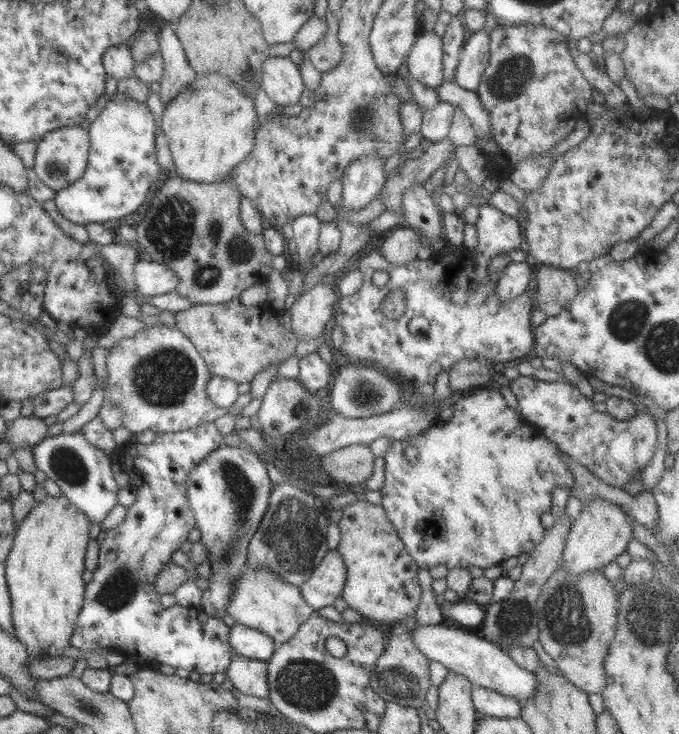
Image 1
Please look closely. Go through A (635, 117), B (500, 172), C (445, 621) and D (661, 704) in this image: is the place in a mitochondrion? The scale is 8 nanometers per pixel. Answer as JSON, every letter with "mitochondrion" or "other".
{"A":"other","B":"other","C":"other","D":"other"}

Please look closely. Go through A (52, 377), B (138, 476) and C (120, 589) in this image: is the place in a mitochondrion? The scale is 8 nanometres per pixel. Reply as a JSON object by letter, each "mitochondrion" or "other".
{"A":"other","B":"other","C":"mitochondrion"}

